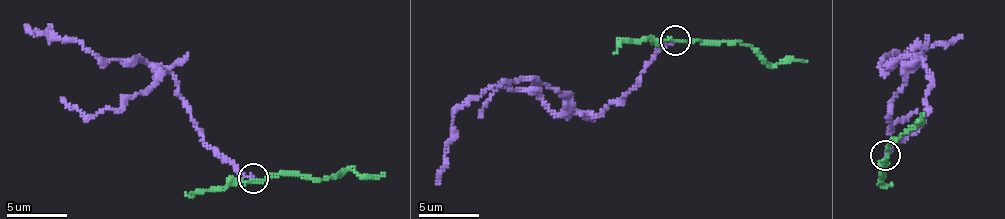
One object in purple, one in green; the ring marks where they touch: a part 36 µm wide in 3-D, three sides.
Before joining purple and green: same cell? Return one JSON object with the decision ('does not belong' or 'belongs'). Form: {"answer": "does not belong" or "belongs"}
{"answer": "does not belong"}

